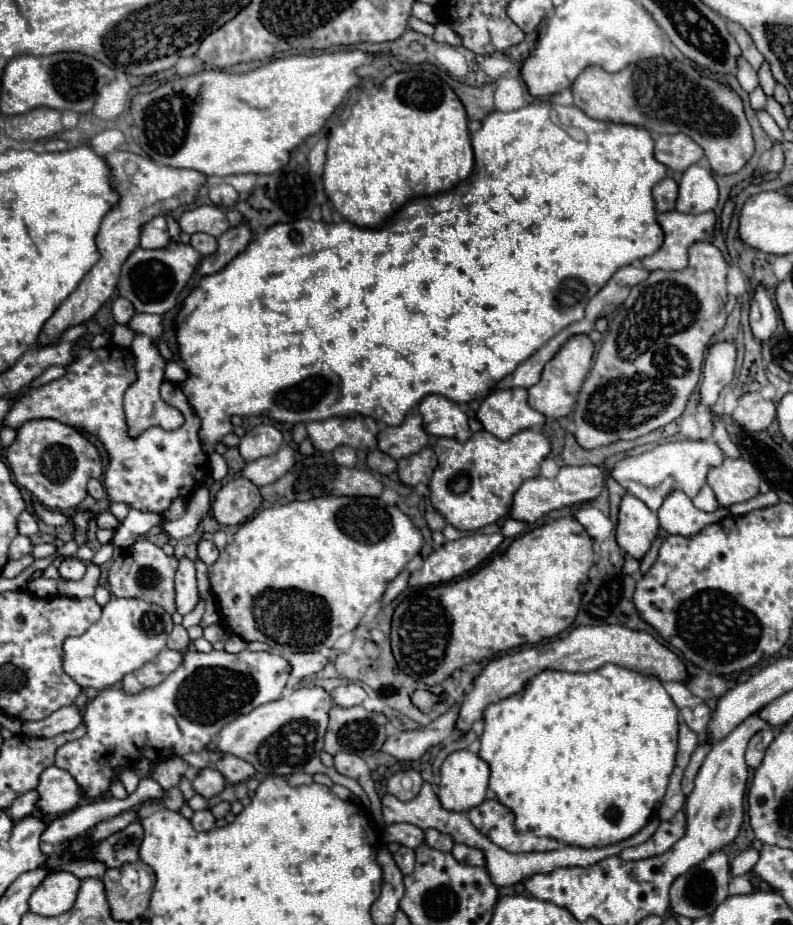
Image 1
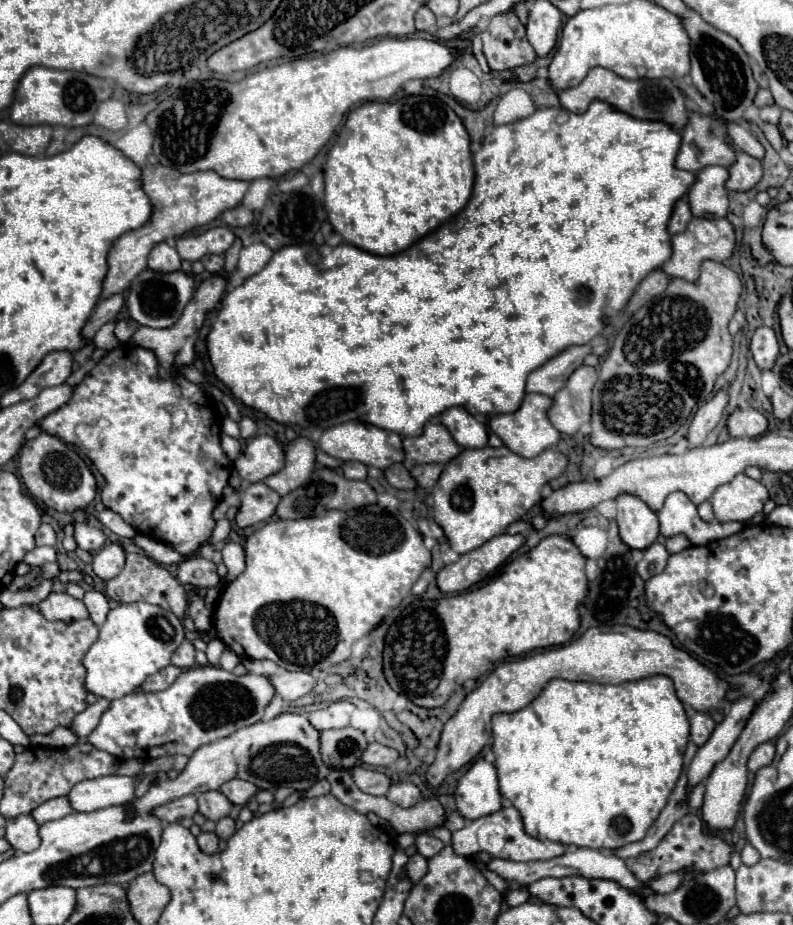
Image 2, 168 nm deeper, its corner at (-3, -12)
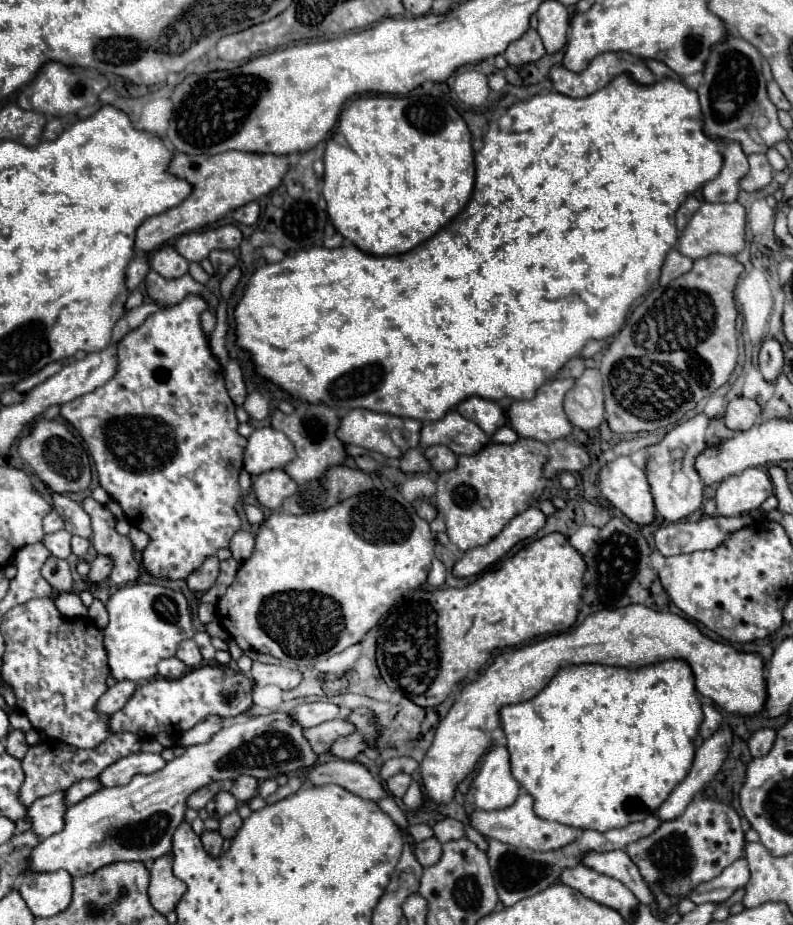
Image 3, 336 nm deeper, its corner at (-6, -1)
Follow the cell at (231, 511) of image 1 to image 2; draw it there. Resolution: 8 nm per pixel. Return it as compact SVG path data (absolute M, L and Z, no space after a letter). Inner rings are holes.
M264 482L250 484L250 488L244 494L240 512L236 516L238 526L246 528L246 526L268 520L276 512L278 502L280 502L280 494L268 488Z

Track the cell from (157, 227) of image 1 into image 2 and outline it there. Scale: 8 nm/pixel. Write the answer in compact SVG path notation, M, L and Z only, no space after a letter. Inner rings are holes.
M166 242L156 244L156 248L148 256L148 268L154 272L164 272L164 274L176 272L176 270L180 270L180 264L182 262L180 262L178 252L172 246L168 246Z

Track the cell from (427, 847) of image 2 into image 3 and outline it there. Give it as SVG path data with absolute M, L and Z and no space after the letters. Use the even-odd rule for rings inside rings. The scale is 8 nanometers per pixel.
M443 819L433 825L433 833L439 843L461 839L463 837L463 823L459 823L455 819Z

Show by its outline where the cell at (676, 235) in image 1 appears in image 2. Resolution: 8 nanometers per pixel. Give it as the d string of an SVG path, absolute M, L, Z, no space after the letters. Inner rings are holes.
M692 218L688 228L680 236L672 238L672 256L662 266L670 276L684 278L688 282L698 278L698 270L704 260L726 262L736 246L734 226L726 218L718 218L718 240L714 242L702 242L696 236L696 224L700 224L700 218Z

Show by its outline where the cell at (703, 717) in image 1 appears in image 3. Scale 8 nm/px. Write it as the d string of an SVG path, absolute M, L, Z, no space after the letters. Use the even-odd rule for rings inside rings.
M703 705L703 723L699 727L699 733L701 737L711 737L723 723L723 717L721 717L721 711L715 707L715 705Z

